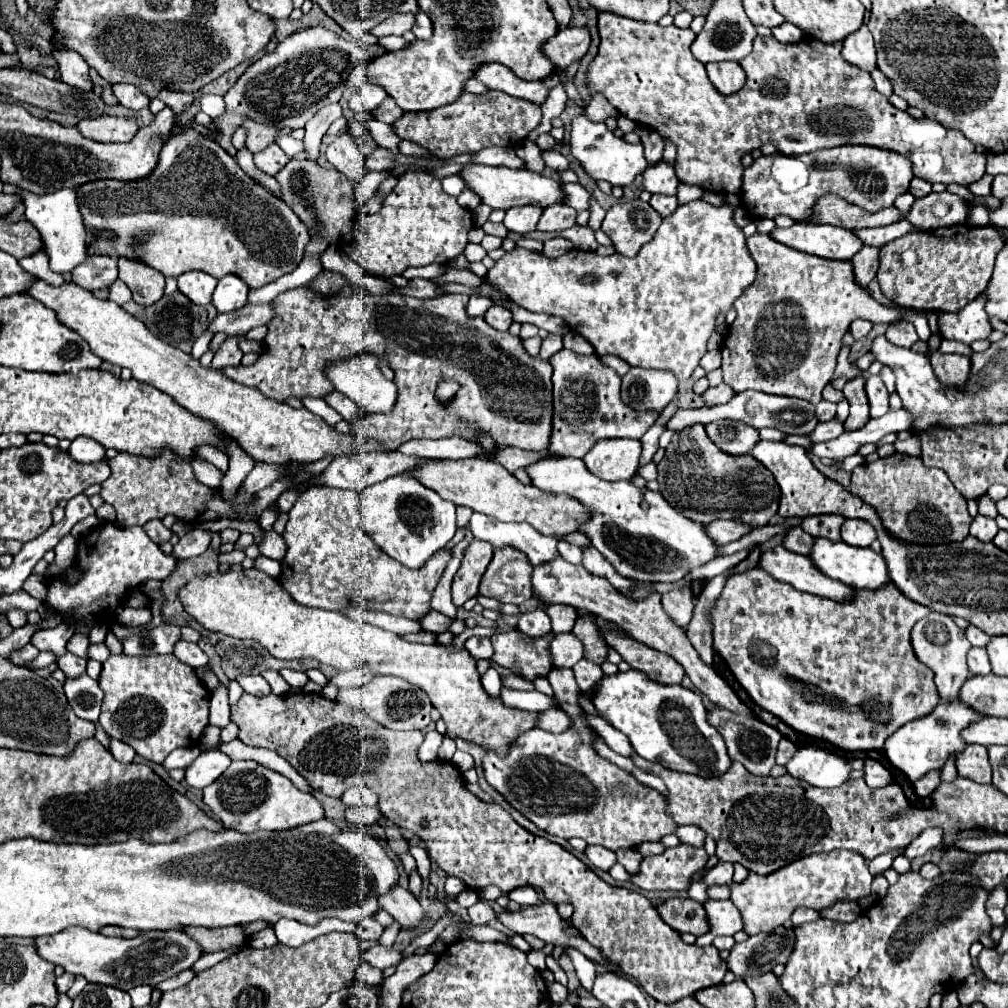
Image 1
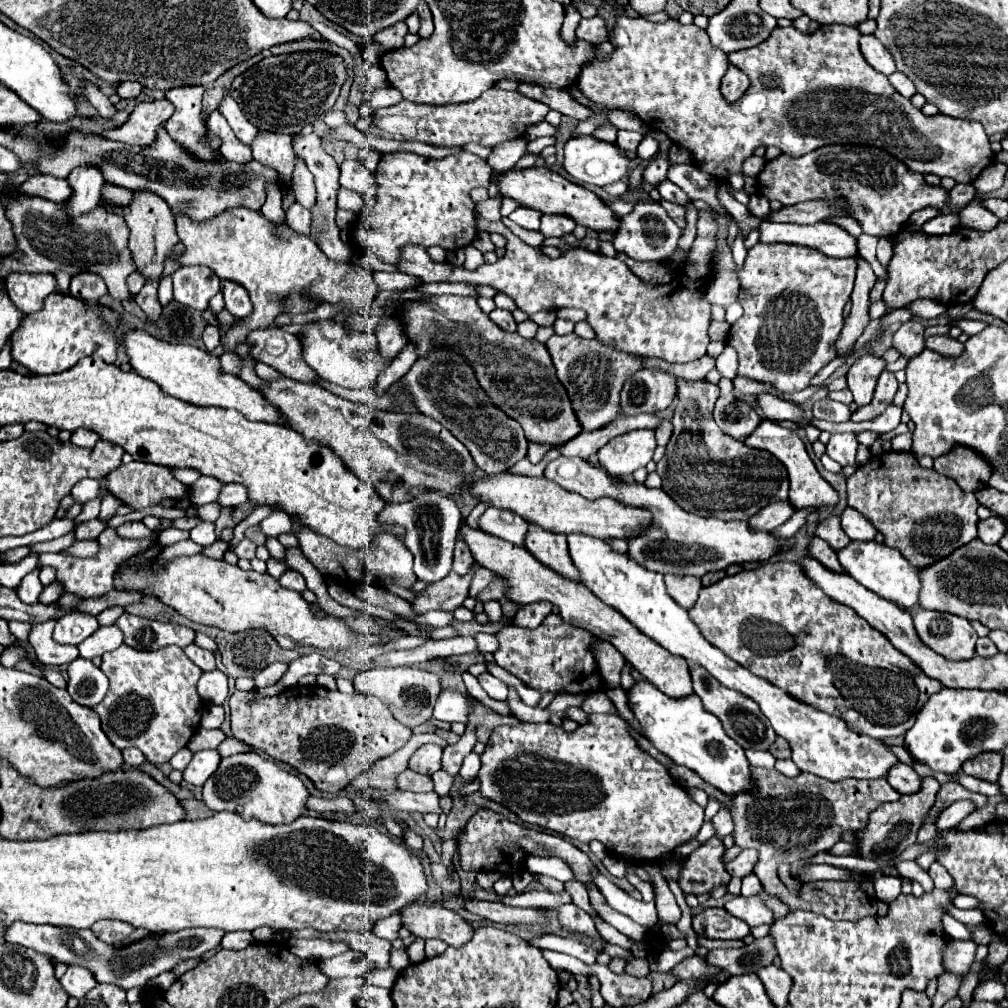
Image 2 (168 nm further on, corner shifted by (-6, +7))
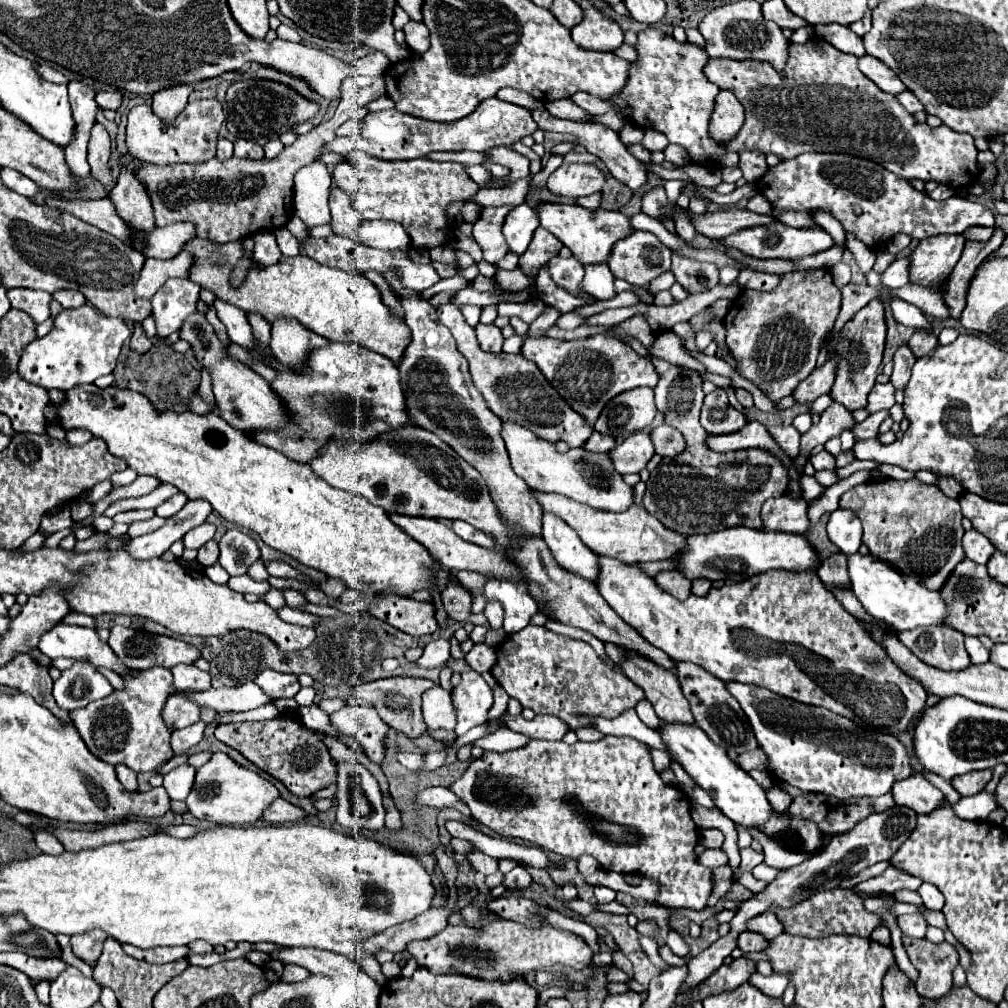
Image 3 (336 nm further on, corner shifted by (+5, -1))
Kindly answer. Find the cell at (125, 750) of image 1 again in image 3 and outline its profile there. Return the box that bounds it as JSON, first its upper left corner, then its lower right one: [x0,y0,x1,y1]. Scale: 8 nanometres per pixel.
[115,764,137,790]

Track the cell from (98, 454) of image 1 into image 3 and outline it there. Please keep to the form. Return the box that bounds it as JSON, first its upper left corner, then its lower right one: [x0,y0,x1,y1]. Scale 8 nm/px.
[67,430,93,446]

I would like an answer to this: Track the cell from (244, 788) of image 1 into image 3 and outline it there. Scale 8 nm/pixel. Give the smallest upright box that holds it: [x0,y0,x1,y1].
[187,752,281,826]

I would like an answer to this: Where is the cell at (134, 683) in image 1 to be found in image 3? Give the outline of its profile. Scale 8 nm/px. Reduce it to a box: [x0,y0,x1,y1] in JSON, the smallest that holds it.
[69,666,173,772]

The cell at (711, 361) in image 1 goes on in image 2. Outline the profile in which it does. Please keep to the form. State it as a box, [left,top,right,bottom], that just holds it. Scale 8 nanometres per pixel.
[716,346,738,380]

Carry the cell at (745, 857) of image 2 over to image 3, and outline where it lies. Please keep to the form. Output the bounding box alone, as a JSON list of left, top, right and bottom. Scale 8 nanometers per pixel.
[739,848,763,872]

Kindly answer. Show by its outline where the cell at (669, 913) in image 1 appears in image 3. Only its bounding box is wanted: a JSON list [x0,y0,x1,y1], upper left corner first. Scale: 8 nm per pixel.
[737,932,767,952]

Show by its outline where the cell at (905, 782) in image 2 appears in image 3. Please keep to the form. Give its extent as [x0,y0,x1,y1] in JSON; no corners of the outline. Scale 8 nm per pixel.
[891,774,943,814]

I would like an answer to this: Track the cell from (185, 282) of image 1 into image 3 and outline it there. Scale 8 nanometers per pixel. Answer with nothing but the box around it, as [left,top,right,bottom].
[151,278,201,338]

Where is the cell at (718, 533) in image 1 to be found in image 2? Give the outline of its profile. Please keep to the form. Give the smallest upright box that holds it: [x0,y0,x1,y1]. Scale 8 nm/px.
[748,500,796,530]

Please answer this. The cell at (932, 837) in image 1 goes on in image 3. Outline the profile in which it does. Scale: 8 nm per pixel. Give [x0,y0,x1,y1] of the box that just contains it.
[951,792,997,820]

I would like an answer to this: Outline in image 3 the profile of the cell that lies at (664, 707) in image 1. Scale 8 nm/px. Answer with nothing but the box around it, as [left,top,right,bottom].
[659,720,823,852]

